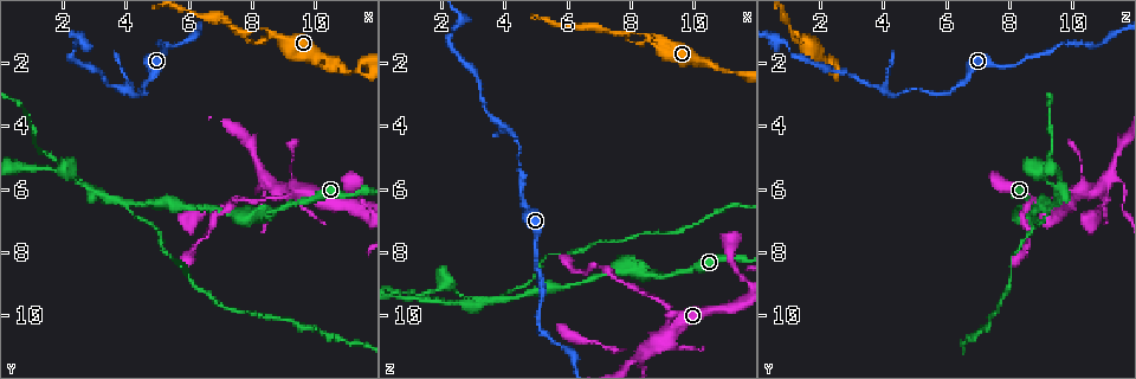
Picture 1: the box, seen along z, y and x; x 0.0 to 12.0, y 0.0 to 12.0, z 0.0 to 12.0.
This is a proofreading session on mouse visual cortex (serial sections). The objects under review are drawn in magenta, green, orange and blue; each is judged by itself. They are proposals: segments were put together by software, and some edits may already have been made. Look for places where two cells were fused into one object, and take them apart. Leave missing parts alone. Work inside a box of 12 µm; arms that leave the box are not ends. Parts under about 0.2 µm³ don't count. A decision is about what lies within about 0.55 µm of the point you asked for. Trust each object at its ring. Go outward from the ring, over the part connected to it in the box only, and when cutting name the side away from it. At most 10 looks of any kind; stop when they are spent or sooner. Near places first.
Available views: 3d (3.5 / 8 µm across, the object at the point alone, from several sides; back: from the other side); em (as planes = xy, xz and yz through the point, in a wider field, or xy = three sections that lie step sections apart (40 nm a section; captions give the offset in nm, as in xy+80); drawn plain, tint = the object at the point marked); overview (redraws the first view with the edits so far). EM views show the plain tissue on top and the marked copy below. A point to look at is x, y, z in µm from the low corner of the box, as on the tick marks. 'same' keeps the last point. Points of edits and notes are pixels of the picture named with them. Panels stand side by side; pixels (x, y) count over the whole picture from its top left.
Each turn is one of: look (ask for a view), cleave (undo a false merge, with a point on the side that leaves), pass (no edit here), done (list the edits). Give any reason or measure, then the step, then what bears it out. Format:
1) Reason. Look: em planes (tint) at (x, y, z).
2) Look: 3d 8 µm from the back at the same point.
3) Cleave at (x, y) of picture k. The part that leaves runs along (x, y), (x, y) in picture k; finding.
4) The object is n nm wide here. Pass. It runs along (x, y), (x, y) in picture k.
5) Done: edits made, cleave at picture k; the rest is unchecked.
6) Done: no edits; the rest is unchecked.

Three arms meet. Look: 3d 3.5 µm at (4.1, 6.4, 9.4).

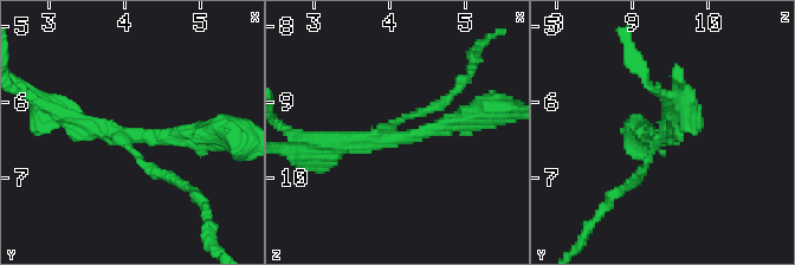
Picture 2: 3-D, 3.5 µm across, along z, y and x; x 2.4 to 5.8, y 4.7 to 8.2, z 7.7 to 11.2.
3 arms meet here; the arms are 150, 200, 200 nm wide. Look: em xy step 5 (tint) at (4.05, 6.45, 9.45).

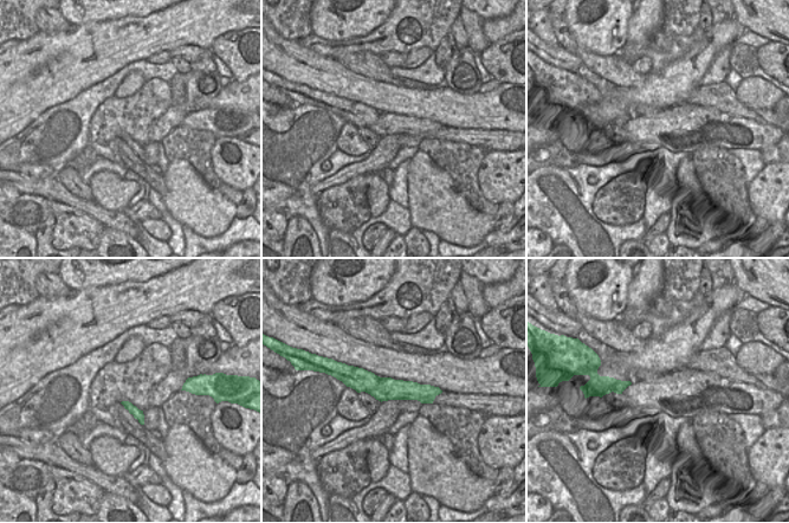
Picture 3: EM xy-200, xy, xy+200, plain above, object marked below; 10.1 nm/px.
Look: em xy step 2 (tint) at the same point.

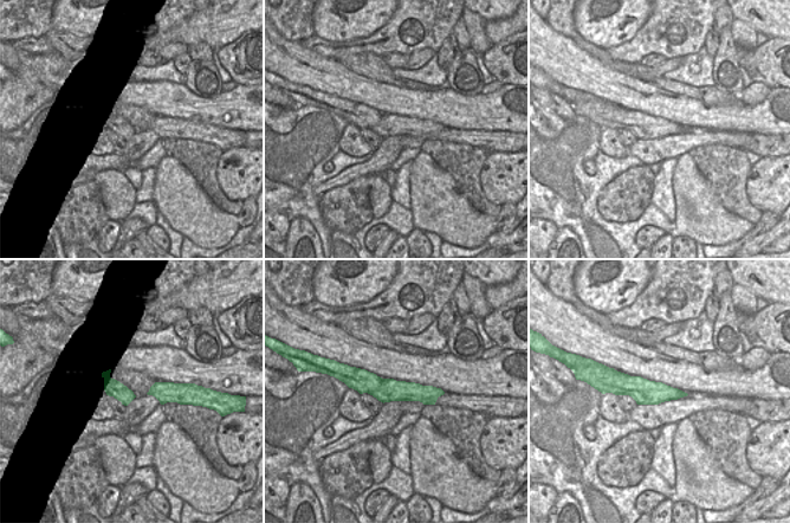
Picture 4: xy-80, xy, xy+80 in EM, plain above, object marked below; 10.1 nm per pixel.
Cleave at (642, 71) of picture 2. A second cell is stuck on.

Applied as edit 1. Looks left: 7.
Look: overview.

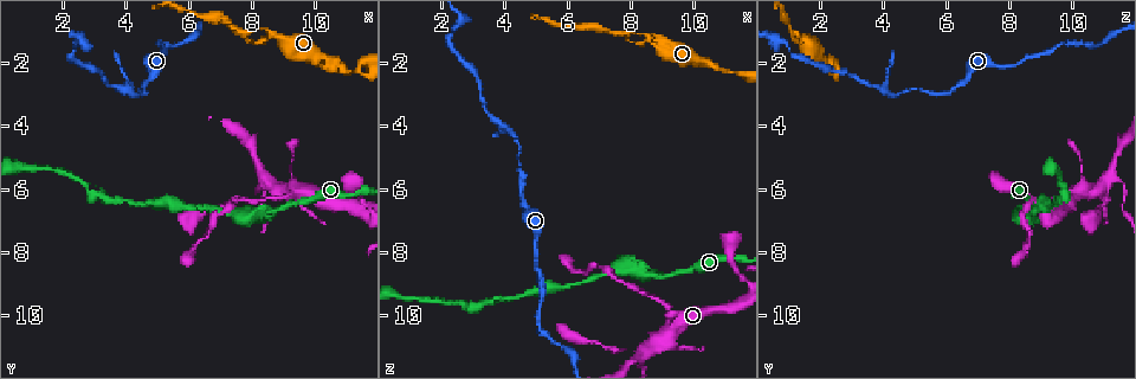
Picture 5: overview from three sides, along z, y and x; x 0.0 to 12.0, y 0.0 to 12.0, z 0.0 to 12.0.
Look: 3d 3.5 µm at (5.9, 1.4, 10.9).

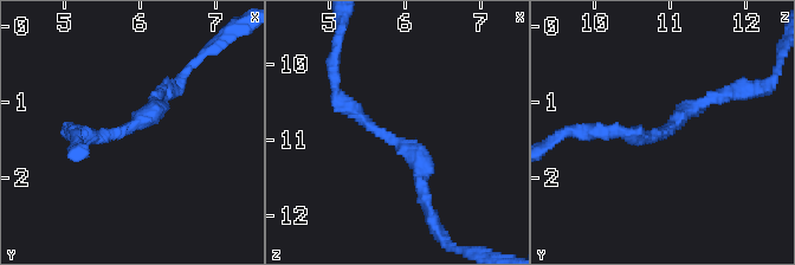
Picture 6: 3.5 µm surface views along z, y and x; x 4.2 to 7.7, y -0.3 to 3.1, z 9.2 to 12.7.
The arms are 200, 200 nm wide; shape alone is not enough. Look: em xy step 1 (tint) at (5.80, 1.35, 10.95).

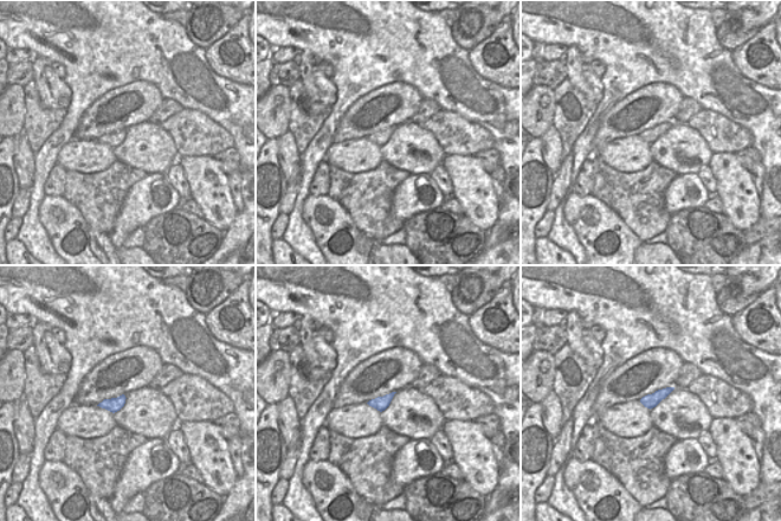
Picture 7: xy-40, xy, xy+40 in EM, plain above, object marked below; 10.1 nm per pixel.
Pass. It runs along (334, 90), (418, 153), (425, 193) in picture 6; continuous, no second cell.

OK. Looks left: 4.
Thick turns thin. Look: 3d 8 µm from the back at (4.4, 3.0, 4.5).

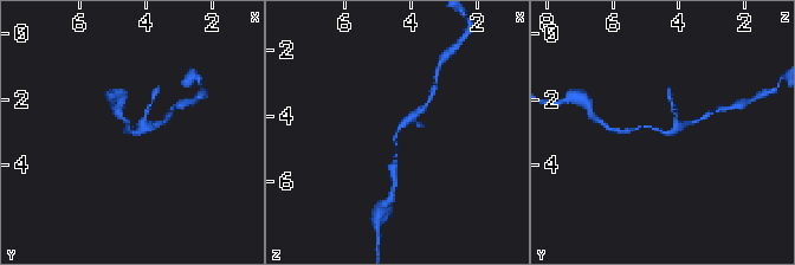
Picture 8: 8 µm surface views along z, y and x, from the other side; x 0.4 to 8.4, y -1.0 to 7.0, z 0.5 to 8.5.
Zoom in. Look: 3d 3.5 µm at (4.4, 3.1, 4.5).

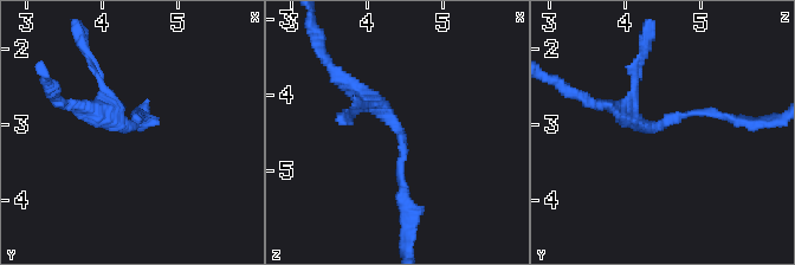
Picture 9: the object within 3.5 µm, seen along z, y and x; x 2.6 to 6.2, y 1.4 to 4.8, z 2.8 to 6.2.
Look: em xy step 2 (tint) at (4.40, 2.95, 4.50).

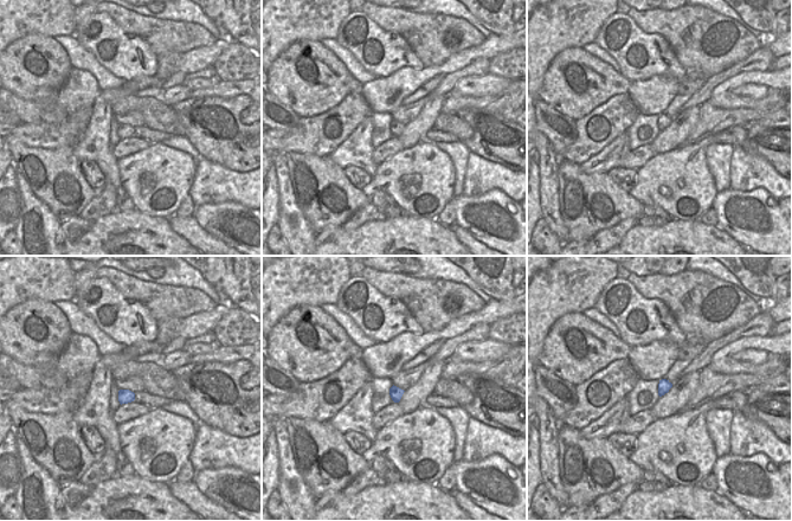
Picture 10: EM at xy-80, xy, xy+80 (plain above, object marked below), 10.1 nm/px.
Pass. It runs along (404, 201), (400, 133), (342, 77) in picture 9; continuous, no second cell.

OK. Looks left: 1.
Done: edits made, cleave at picture 2; the rest is unchecked.

